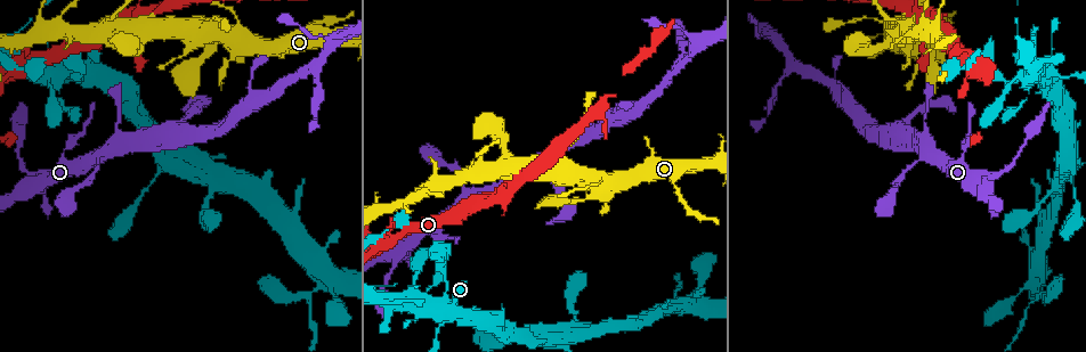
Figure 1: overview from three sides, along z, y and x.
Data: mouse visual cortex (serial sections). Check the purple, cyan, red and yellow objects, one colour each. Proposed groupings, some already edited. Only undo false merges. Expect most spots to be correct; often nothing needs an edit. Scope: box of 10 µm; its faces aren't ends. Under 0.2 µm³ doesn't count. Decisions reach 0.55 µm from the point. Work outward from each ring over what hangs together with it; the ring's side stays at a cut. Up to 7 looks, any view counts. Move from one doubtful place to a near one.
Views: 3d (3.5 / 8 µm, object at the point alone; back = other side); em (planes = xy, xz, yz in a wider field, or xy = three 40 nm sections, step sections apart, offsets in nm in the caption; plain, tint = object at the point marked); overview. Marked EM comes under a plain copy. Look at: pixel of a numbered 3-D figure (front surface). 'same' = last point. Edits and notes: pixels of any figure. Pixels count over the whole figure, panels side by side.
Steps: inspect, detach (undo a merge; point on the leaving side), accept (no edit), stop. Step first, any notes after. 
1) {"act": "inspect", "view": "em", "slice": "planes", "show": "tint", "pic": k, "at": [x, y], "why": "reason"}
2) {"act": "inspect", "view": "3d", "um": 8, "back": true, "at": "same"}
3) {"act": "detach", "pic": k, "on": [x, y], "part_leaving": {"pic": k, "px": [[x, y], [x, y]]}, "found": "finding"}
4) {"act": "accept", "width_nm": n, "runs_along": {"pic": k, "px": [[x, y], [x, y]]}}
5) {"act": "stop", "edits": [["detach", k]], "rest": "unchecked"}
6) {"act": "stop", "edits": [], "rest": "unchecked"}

{"act": "inspect", "view": "3d", "um": 3.5, "pic": 1, "at": [20, 68], "why": "narrows sharply"}

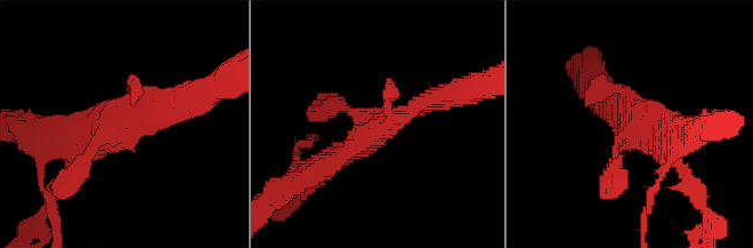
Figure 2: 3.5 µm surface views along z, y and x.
{"act": "inspect", "view": "em", "slice": "xy", "step": 5, "show": "tint", "pic": 2, "at": [120, 127]}

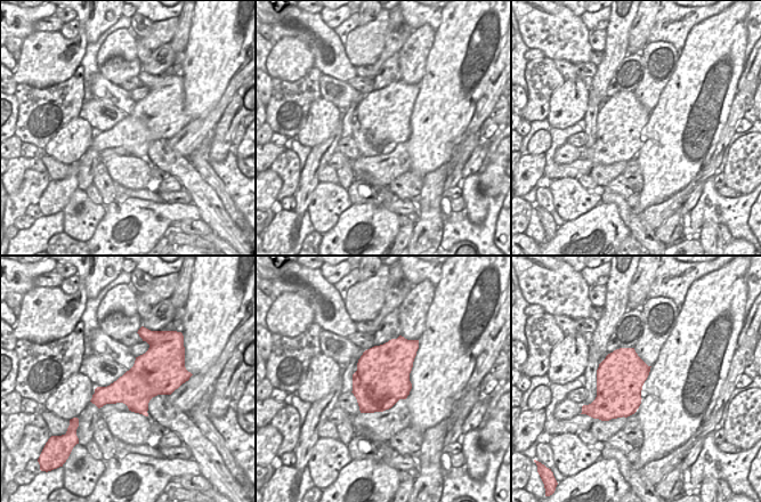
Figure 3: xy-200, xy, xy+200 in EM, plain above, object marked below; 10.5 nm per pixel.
{"act": "accept", "runs_along": {"pic": 2, "px": [[439, 97], [373, 126], [334, 161]]}, "found": "one cell here"}

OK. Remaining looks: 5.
{"act": "inspect", "view": "3d", "um": 3.5, "pic": 1, "at": [569, 335], "why": "thin arm on a thick one"}

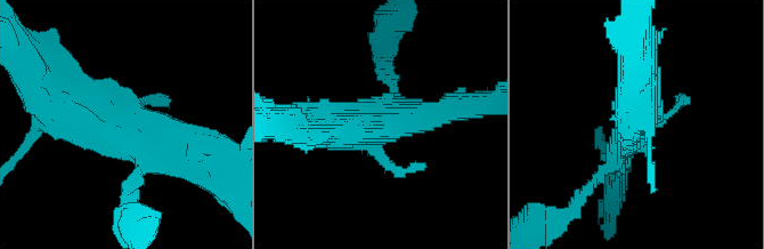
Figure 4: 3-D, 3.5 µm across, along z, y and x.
{"act": "inspect", "view": "em", "slice": "planes", "show": "tint", "pic": 4, "at": [380, 123]}

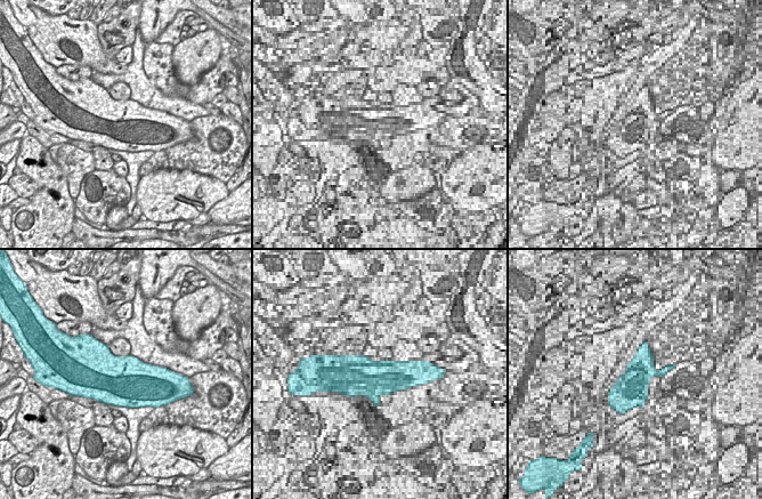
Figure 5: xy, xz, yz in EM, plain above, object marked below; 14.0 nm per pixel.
{"act": "accept", "runs_along": {"pic": 4, "px": [[53, 99], [193, 145]]}, "found": "one cell here"}

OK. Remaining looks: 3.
{"act": "inspect", "view": "em", "slice": "xy", "step": 3, "show": "tint", "pic": 1, "at": [597, 192], "why": "thin arm on a thick one"}

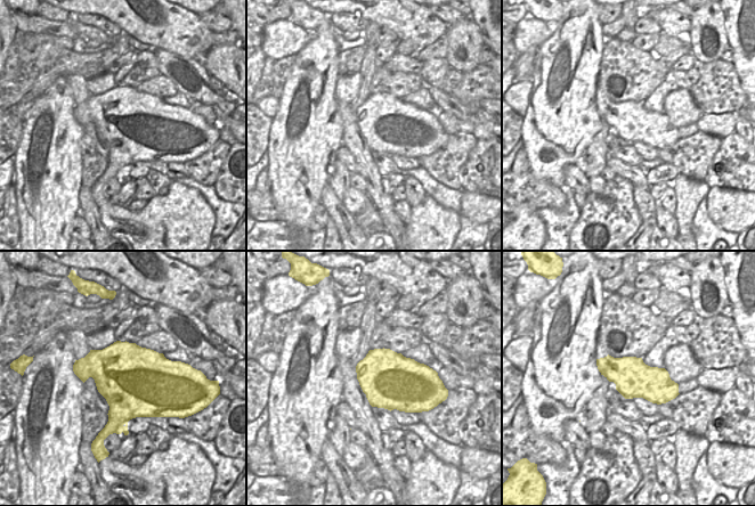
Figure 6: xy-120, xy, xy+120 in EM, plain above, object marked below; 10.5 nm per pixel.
{"act": "inspect", "view": "3d", "um": 3.5, "at": "same", "why": "see where the arms go"}

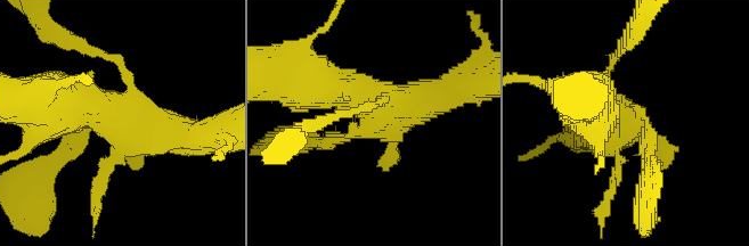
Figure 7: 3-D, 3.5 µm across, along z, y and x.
{"act": "accept", "runs_along": {"pic": 7, "px": [[197, 134], [57, 106]]}, "found": "continuous, no second cell"}

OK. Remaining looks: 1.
{"act": "stop", "edits": [], "rest": "unchecked"}

